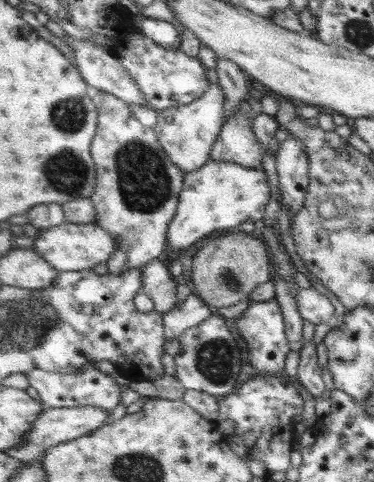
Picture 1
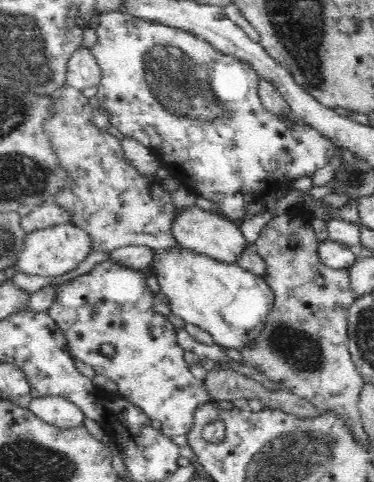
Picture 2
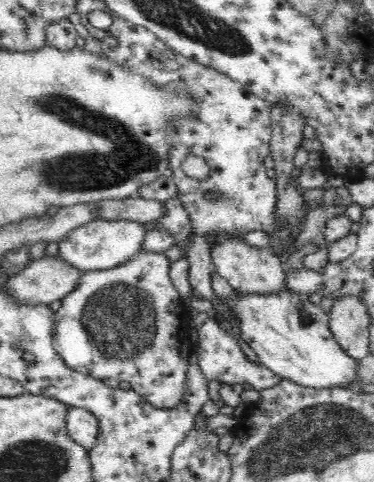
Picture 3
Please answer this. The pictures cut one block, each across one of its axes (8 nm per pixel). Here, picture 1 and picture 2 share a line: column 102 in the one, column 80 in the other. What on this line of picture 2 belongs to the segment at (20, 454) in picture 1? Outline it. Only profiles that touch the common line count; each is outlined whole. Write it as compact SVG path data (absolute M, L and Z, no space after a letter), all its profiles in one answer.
M36 398L32 400L30 410L46 424L64 430L78 430L84 426L86 420L84 410L74 402L70 402L68 398Z

